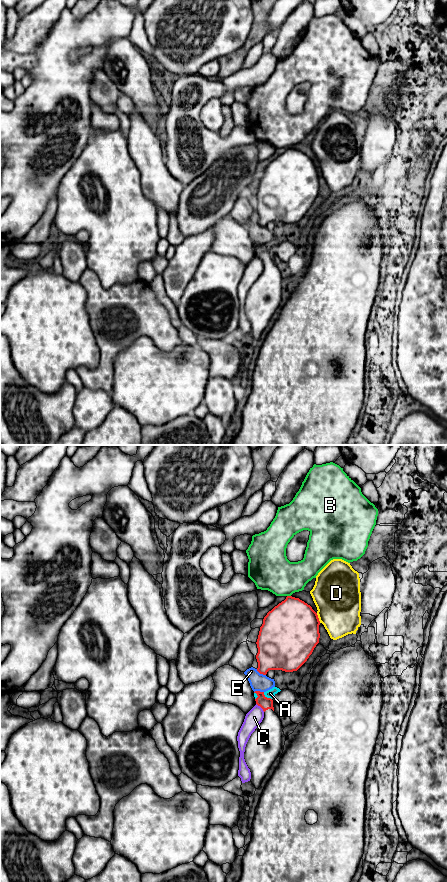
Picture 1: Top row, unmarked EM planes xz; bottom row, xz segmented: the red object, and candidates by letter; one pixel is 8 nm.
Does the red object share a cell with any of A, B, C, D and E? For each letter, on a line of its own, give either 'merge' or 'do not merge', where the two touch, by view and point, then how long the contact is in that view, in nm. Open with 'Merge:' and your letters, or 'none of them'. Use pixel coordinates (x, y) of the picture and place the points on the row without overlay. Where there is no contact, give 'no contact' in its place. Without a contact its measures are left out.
Merge: none of them
A: do not merge; contact xz (266, 249); length 90 nm
B: do not merge; contact xz (289, 148); length 30 nm
C: do not merge; contact xz (260, 258); length 100 nm
D: do not merge; contact xz (318, 170); length 90 nm
E: do not merge; contact xz (261, 225); length 90 nm

